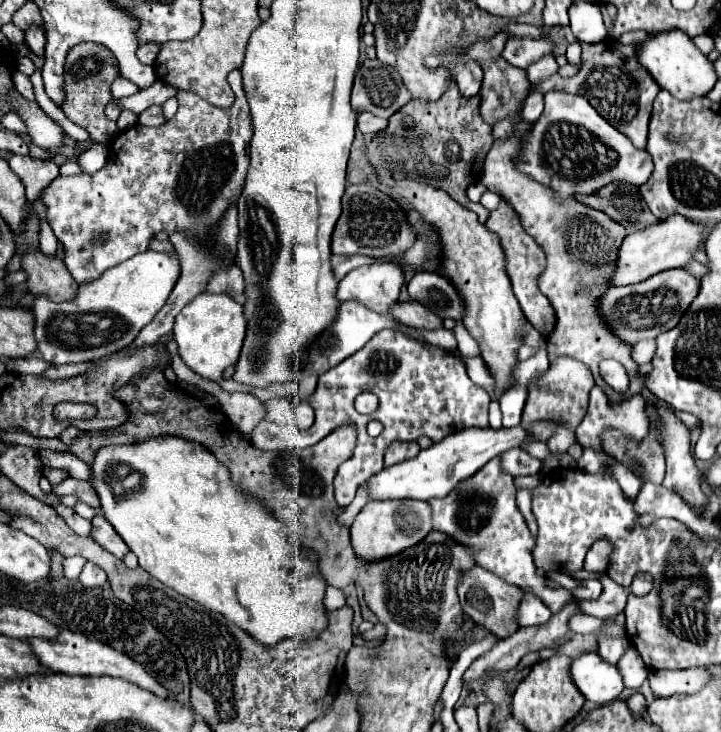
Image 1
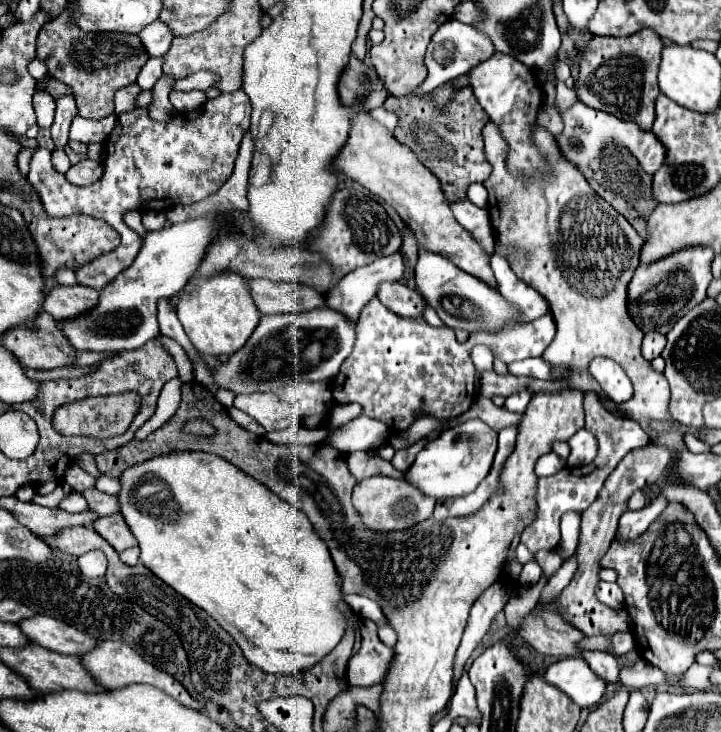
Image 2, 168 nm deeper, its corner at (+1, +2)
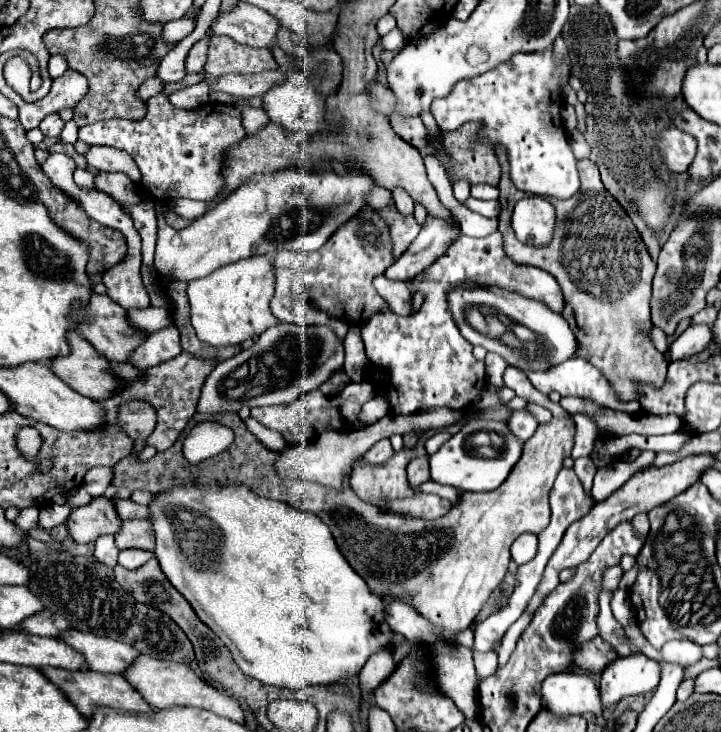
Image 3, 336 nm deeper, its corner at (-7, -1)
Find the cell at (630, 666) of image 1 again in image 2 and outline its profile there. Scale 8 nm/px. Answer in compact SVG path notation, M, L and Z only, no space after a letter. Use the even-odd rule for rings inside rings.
M614 633L612 635L612 639L610 639L610 649L612 649L612 653L628 653L628 651L632 651L636 647L636 643L634 643L634 637L632 637L632 633Z

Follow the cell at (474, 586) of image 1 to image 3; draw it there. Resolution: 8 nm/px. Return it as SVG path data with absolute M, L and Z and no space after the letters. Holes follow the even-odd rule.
M600 636L582 644L572 654L574 664L578 664L584 670L590 670L592 674L602 672L604 664L608 664L608 660L614 660L614 658L616 658L616 652L612 652L612 648L608 648L608 644L604 644L604 640L600 640Z

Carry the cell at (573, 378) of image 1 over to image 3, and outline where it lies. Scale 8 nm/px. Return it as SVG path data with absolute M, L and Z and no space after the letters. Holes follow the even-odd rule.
M196 412L174 446L166 452L158 452L150 460L140 460L138 450L134 450L130 456L120 460L120 464L112 468L112 486L156 494L174 484L192 480L202 484L242 484L258 496L282 500L294 508L312 512L330 528L338 550L354 572L366 580L372 594L384 598L392 596L410 604L432 626L440 628L440 642L454 644L456 636L474 624L490 594L500 586L510 564L512 542L524 532L538 534L550 524L548 494L562 470L562 460L570 456L574 448L574 436L576 424L572 418L552 418L548 424L540 424L532 440L524 444L516 468L512 468L508 480L500 488L492 492L464 492L450 514L436 520L404 520L402 516L380 512L352 492L348 476L344 476L346 484L340 490L300 480L282 480L274 466L280 452L268 450L252 432L248 432L236 412ZM202 420L226 424L234 430L236 438L226 452L200 464L190 464L182 454L182 442L190 428Z

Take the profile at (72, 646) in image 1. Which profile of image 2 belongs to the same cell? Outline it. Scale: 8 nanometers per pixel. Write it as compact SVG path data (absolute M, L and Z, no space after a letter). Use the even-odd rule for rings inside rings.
M100 641L100 645L92 653L82 655L82 661L90 669L90 673L96 677L96 681L100 681L100 685L104 685L106 689L122 689L122 687L128 687L134 683L154 685L154 687L162 689L164 693L168 693L170 697L174 697L176 701L180 701L182 705L200 709L200 703L186 691L186 687L182 687L182 683L178 679L174 679L170 673L164 673L162 669L156 669L152 663L144 661L140 657L140 653L136 653L136 649L132 649L130 645L126 645L122 641Z

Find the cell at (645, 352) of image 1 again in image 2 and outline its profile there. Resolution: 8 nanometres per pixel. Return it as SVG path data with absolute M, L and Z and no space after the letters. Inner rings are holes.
M646 333L644 335L644 343L642 343L642 355L652 361L654 357L658 357L662 353L666 345L666 337L660 333Z

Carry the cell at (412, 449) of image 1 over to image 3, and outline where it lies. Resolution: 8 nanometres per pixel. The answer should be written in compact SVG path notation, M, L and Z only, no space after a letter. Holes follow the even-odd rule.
M418 456L412 458L408 464L408 482L412 484L414 490L418 490L418 486L426 480L430 480L430 472L428 472L428 456Z

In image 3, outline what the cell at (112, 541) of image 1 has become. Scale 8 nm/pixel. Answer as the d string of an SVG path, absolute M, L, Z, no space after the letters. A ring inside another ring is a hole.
M124 520L120 532L114 538L118 550L126 550L126 548L154 550L154 532L148 520Z

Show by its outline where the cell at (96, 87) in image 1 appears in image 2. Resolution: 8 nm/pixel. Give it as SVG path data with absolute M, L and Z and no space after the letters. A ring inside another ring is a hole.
M66 5L66 9L56 19L48 21L40 29L36 53L38 59L48 65L48 73L54 79L60 79L68 87L72 87L80 117L102 119L114 113L114 91L136 81L138 71L148 61L148 53L144 53L144 45L138 35L132 37L128 33L80 33L80 29L72 29L72 25L68 25L68 21L72 21L70 7L72 5Z

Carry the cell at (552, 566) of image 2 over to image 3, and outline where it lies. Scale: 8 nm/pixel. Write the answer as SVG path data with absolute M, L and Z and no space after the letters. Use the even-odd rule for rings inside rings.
M522 534L512 544L512 560L520 566L530 562L538 552L538 538L534 534Z

